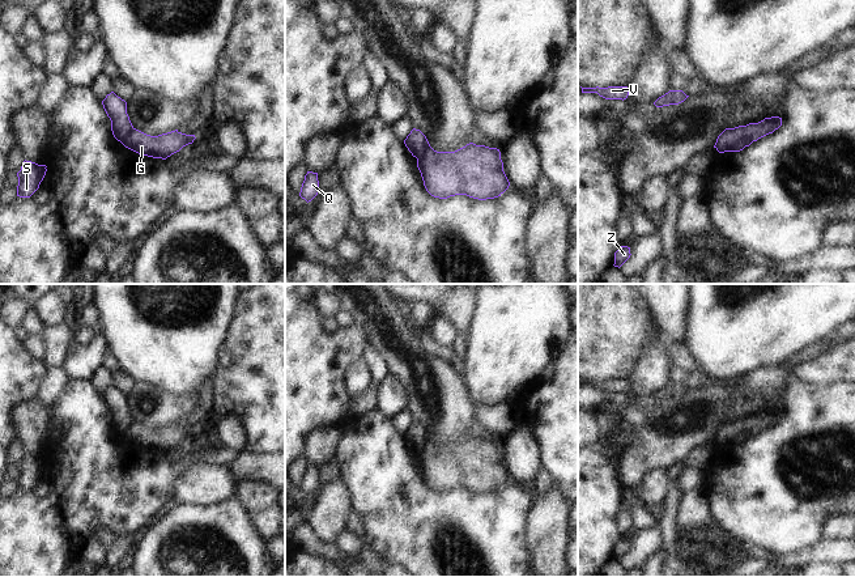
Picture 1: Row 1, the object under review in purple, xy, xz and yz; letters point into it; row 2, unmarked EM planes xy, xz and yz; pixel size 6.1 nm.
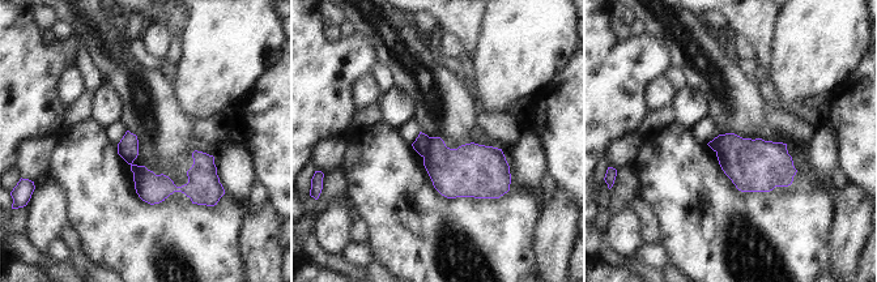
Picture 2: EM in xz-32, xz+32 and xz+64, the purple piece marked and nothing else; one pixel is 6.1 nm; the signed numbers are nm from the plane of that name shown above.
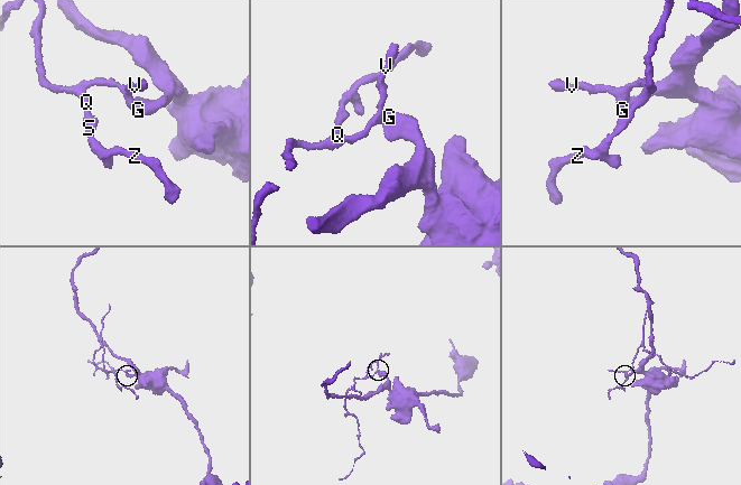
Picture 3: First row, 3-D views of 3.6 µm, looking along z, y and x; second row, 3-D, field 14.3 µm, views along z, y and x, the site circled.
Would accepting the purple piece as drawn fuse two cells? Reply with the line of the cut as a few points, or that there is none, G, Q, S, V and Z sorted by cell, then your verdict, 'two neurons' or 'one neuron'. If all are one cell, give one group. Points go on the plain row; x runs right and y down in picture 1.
cut in xz along (426, 432), (425, 441), (416, 450); G / Q S V Z; two neurons

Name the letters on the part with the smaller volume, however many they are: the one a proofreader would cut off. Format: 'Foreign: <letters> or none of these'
Foreign: Q, S, V, Z

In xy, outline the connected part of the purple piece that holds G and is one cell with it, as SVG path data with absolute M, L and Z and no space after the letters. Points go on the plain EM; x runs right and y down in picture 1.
M133 421L122 437L139 447L166 453L183 440L192 437L195 432L195 428L186 428L178 423L158 429L150 429Z

